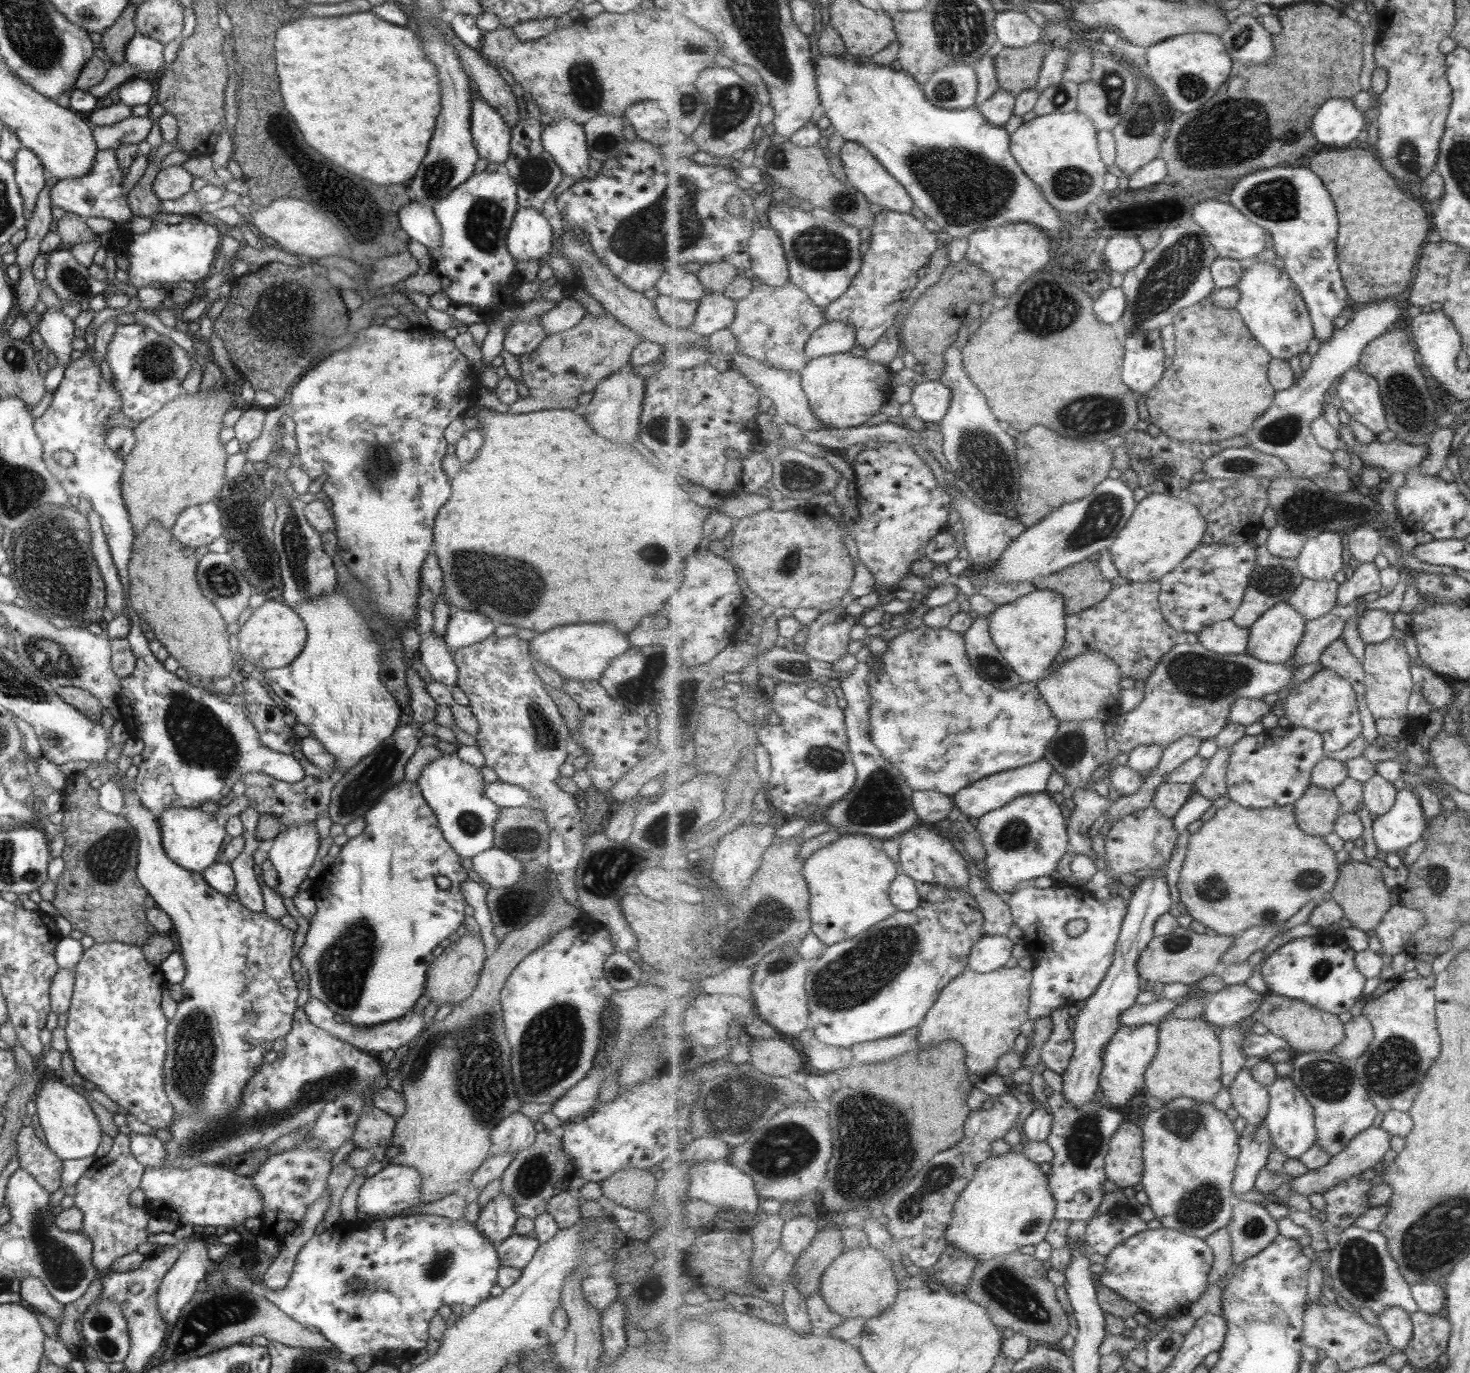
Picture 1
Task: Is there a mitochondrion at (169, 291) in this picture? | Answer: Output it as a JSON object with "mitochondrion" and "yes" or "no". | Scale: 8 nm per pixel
{"mitochondrion":"no"}

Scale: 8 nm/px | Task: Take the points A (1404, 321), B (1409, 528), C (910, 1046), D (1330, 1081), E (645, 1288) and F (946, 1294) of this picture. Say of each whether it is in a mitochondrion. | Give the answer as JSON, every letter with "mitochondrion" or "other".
{"A":"other","B":"other","C":"other","D":"mitochondrion","E":"other","F":"other"}

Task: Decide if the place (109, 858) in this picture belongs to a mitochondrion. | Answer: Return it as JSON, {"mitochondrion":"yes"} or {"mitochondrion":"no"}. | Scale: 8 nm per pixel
{"mitochondrion":"yes"}

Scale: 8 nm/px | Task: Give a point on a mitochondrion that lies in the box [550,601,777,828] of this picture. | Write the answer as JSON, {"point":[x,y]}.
{"point":[643,686]}

